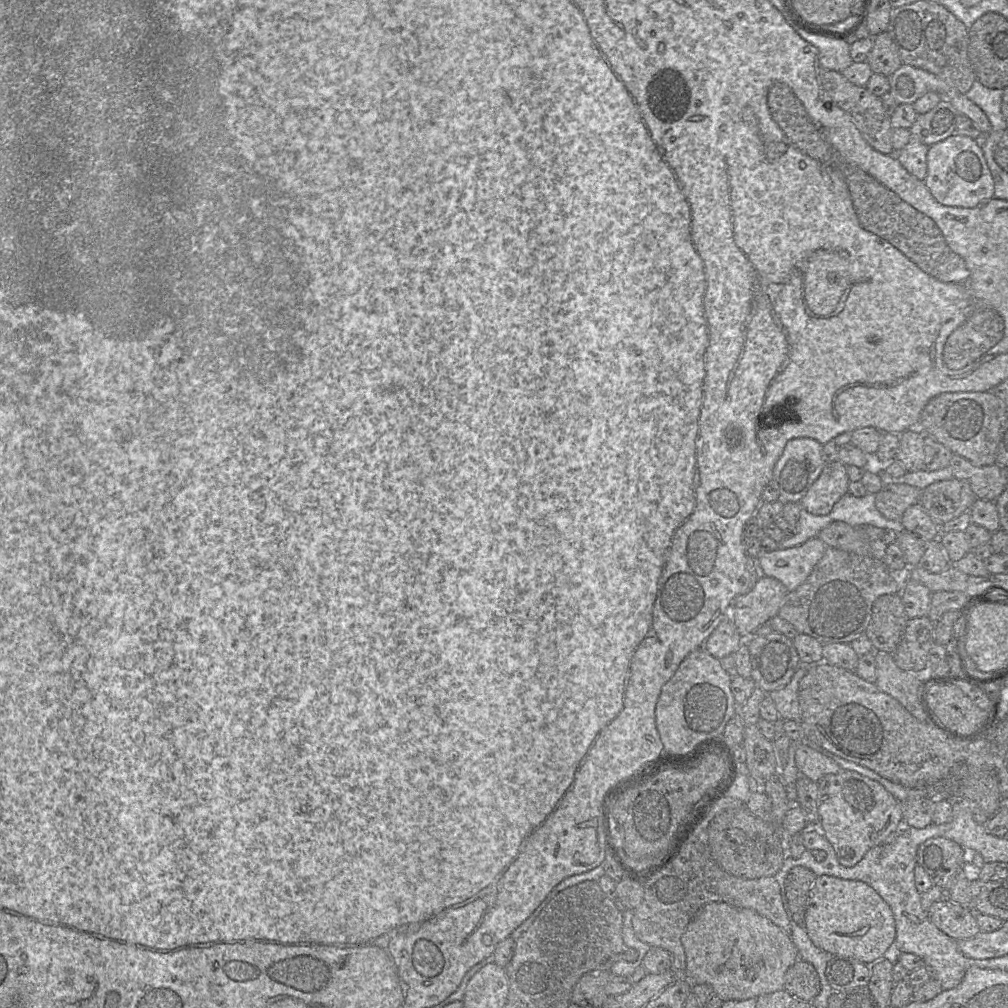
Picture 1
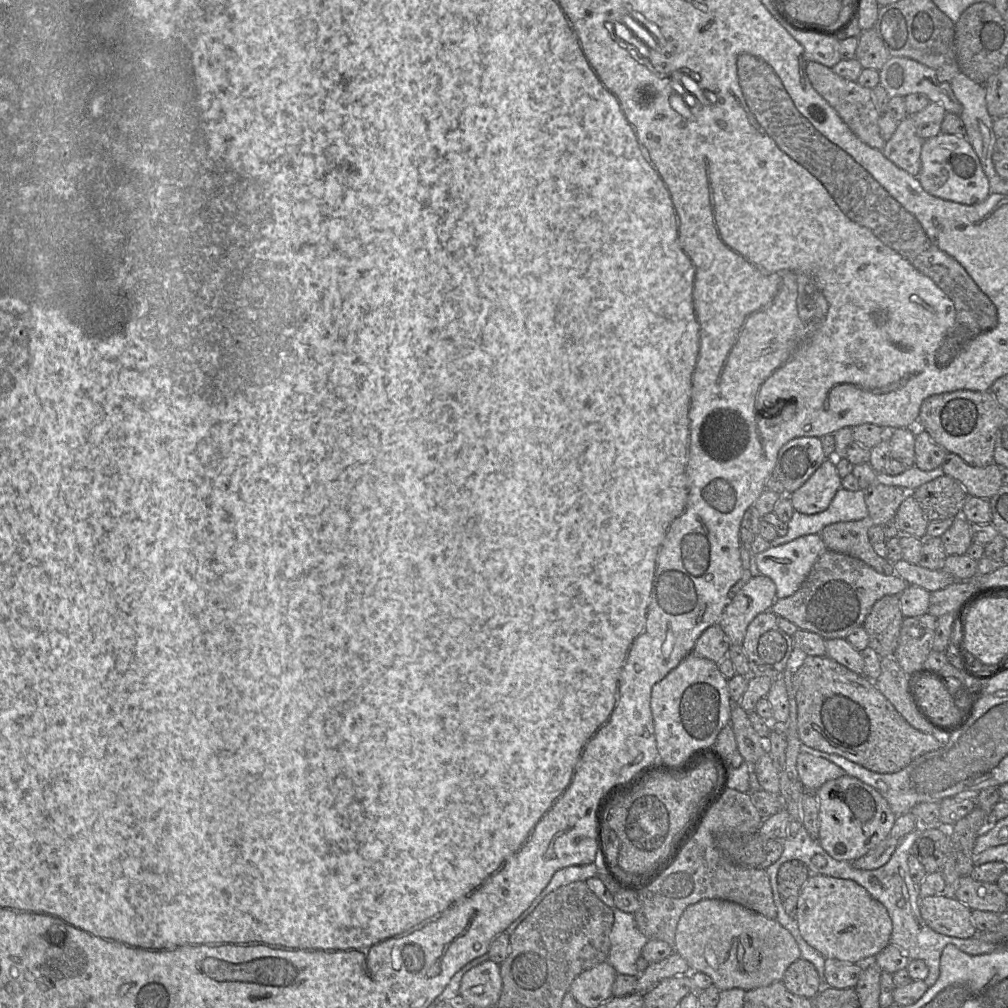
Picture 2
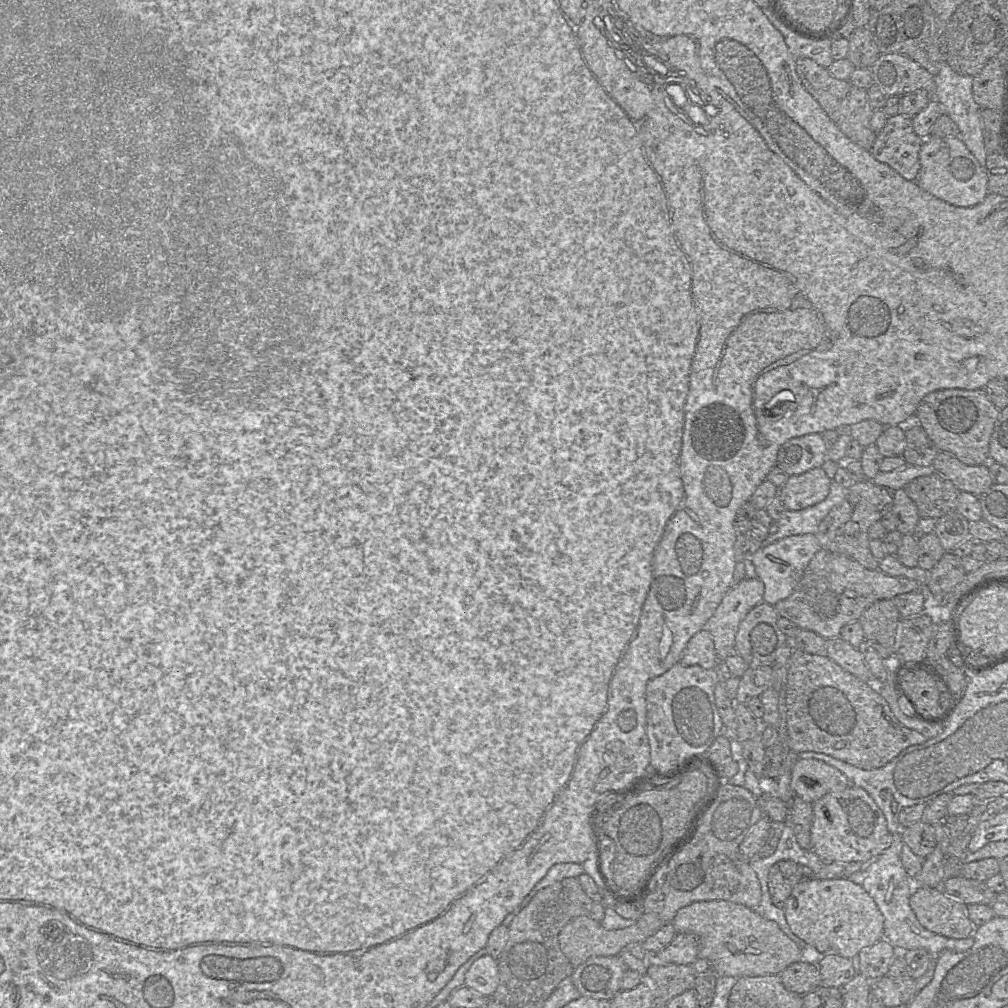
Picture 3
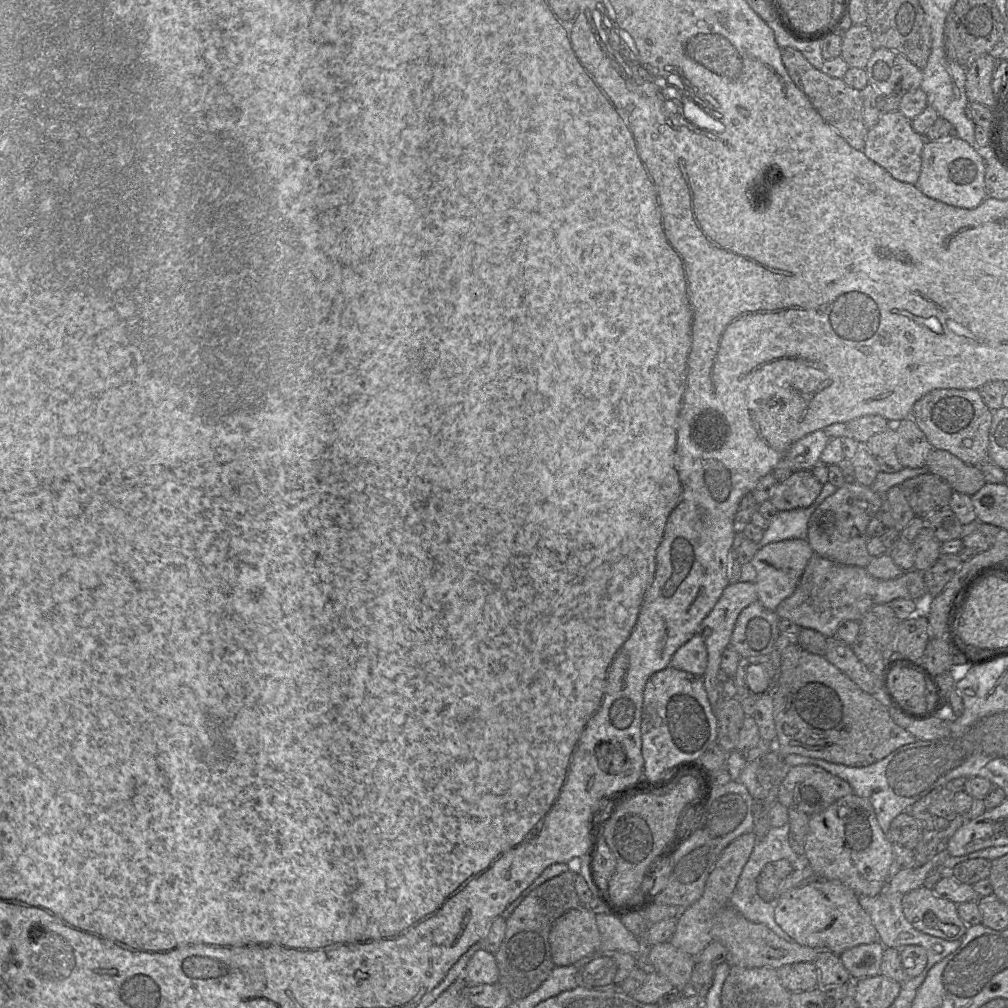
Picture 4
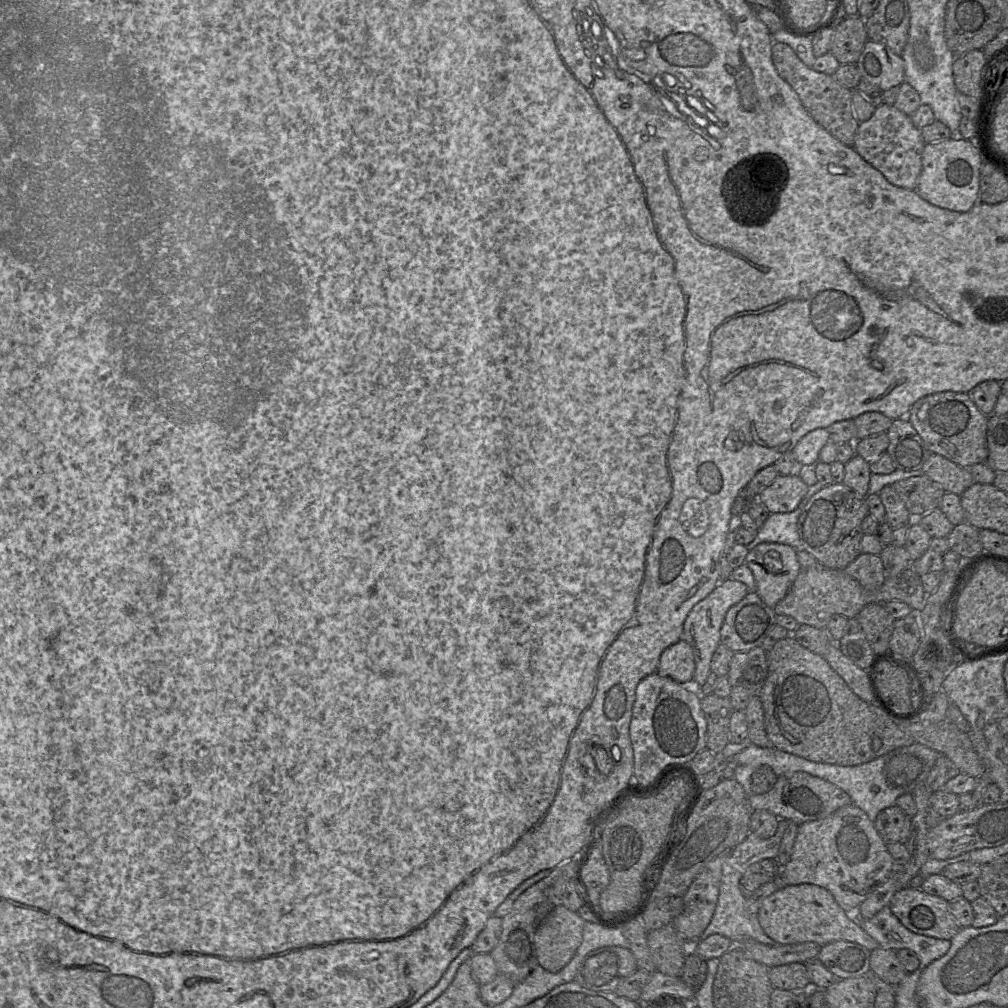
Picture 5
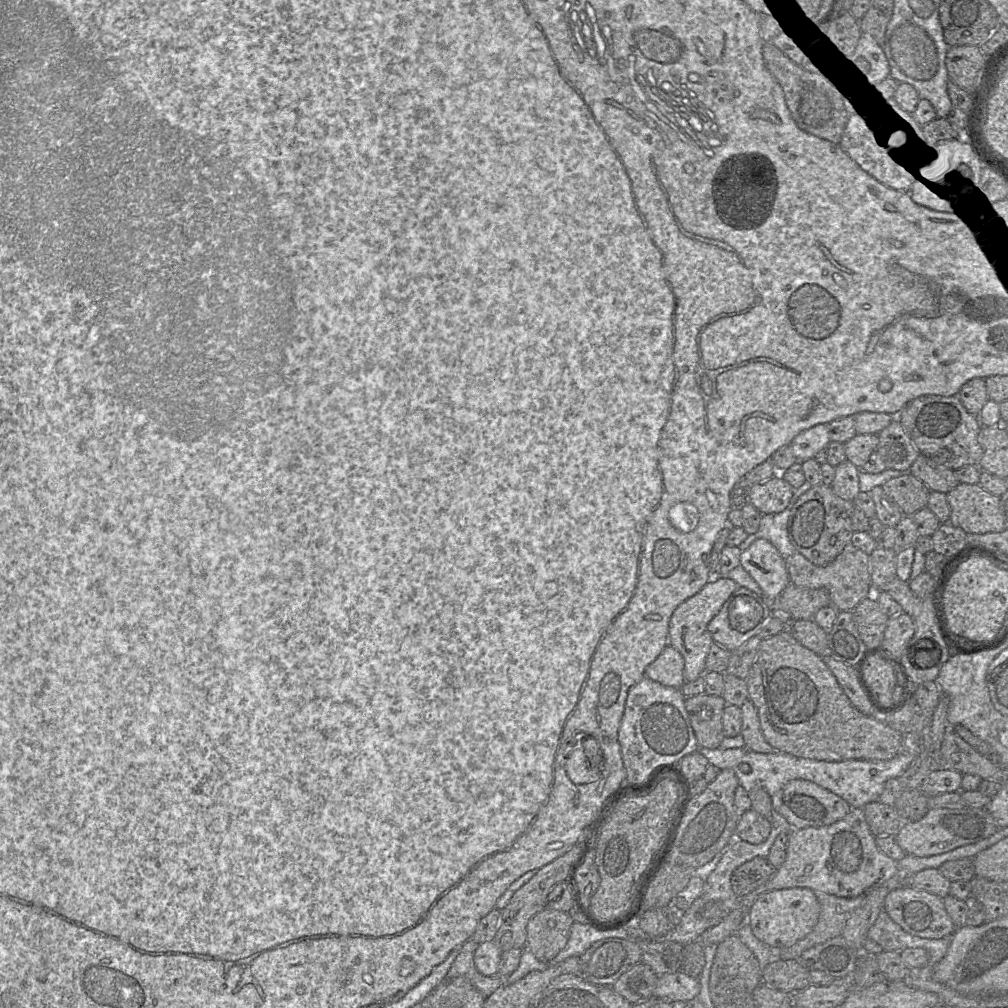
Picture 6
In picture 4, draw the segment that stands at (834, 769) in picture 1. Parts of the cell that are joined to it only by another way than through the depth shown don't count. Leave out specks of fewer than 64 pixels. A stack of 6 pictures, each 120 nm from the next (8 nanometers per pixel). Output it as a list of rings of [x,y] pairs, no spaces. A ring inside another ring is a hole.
[[[815,765],[789,767],[779,786],[777,802],[812,816],[838,799],[852,794],[845,780]]]

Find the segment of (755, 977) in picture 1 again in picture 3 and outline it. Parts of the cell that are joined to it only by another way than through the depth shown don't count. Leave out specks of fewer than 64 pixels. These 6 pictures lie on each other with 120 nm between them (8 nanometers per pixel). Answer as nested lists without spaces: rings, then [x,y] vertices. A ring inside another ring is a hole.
[[[724,900],[700,901],[692,903],[684,908],[681,908],[673,918],[671,924],[674,926],[677,933],[690,933],[697,937],[699,943],[698,958],[708,960],[715,968],[716,976],[731,976],[740,978],[742,976],[766,976],[773,974],[781,974],[789,965],[798,962],[802,959],[802,950],[792,941],[774,921],[767,920],[760,916],[754,909],[744,905],[733,903]]]

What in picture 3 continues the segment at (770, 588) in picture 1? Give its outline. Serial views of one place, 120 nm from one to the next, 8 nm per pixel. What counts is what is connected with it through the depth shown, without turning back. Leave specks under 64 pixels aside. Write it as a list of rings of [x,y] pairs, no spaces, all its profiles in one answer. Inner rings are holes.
[[[743,579],[730,588],[705,623],[703,629],[712,636],[718,662],[724,661],[734,648],[740,622],[754,606],[763,601],[763,594],[764,584],[760,579]]]

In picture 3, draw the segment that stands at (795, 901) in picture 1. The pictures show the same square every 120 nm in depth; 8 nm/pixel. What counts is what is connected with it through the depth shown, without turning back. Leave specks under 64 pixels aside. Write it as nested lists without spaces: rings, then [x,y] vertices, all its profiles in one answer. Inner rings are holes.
[[[793,860],[772,865],[768,873],[768,889],[773,904],[783,909],[793,887],[806,877],[812,877],[810,871]]]

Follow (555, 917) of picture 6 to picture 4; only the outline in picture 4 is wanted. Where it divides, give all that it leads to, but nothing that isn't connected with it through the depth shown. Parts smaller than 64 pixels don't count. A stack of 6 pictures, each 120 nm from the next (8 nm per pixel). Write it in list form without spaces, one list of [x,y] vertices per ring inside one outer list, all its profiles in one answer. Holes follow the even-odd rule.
[[[585,906],[568,910],[553,923],[549,944],[556,966],[575,964],[597,952],[601,935],[596,925],[596,914]]]

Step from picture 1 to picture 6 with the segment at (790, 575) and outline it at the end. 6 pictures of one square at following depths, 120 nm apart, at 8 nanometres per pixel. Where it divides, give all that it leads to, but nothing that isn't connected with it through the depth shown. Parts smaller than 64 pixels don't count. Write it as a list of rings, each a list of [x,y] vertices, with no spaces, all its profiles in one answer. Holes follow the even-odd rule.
[[[766,539],[754,541],[741,552],[740,565],[759,585],[769,601],[778,598],[790,584],[785,559]]]

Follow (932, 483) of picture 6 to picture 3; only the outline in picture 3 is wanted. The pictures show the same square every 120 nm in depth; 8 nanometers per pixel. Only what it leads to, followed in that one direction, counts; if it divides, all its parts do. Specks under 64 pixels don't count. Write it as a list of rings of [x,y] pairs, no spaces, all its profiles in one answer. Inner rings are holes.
[[[946,451],[938,452],[932,466],[935,472],[951,480],[960,491],[975,496],[983,494],[994,484],[987,464],[967,465]]]

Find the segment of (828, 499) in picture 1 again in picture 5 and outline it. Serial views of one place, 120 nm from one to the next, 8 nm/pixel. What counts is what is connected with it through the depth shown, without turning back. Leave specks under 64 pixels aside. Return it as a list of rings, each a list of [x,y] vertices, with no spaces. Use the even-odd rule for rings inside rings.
[[[796,472],[777,475],[757,496],[770,513],[785,513],[796,509],[808,491],[808,485]]]

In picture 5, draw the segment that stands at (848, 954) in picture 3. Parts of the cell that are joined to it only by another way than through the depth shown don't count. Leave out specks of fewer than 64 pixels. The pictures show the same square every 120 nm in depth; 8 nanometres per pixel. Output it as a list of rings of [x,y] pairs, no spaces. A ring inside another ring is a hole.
[[[814,884],[784,886],[766,897],[758,912],[763,931],[780,945],[815,942],[824,946],[834,941],[849,941],[870,951],[878,949],[878,942],[868,935],[853,914],[844,911],[833,895]]]

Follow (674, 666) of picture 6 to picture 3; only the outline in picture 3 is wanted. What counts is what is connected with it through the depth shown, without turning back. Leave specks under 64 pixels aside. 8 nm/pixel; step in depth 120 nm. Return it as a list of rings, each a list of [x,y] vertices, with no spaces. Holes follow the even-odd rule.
[[[701,629],[688,641],[682,657],[684,666],[698,665],[704,669],[714,669],[718,663],[714,642],[711,634]]]

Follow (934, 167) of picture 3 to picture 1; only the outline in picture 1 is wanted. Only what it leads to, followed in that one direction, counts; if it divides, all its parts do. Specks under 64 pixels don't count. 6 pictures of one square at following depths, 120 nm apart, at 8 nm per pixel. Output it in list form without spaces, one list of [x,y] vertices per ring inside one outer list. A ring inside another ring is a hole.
[[[953,134],[928,147],[926,163],[927,174],[923,181],[932,196],[942,205],[973,208],[994,195],[993,178],[980,140]]]

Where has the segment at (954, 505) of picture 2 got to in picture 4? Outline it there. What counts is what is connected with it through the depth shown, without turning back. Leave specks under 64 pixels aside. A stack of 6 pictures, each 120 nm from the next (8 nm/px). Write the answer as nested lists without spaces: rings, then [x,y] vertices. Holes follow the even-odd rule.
[[[931,472],[911,477],[899,486],[918,517],[928,517],[933,512],[948,508],[953,494],[949,483]]]

